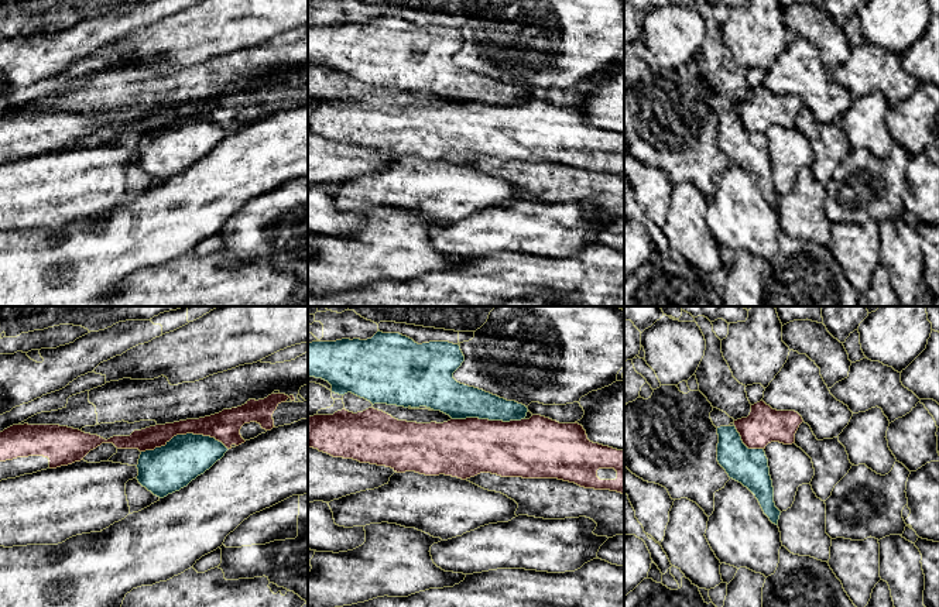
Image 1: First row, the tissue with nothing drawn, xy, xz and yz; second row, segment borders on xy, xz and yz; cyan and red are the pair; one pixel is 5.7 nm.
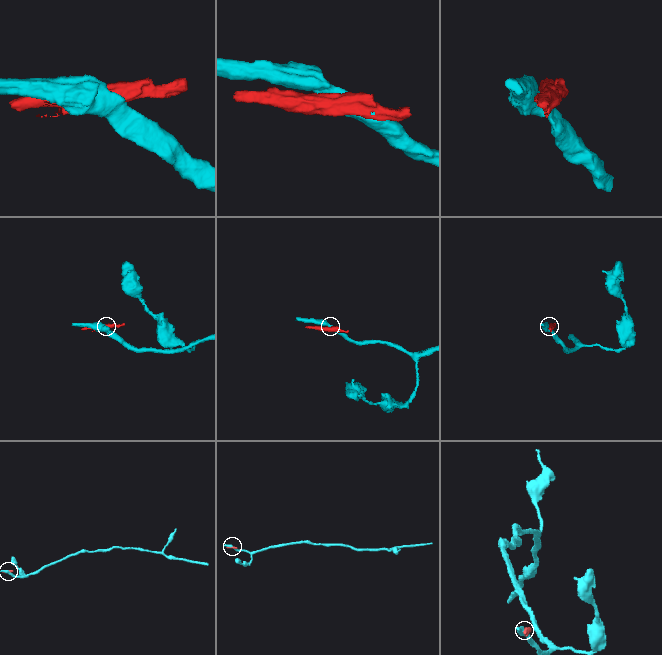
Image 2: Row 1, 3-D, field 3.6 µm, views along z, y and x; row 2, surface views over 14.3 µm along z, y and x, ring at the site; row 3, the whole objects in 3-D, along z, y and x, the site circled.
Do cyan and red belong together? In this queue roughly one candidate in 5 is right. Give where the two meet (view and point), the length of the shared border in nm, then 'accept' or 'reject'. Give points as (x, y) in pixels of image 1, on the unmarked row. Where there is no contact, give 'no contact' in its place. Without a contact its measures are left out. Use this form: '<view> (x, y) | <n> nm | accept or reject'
xy (184, 119) | 500 nm | reject

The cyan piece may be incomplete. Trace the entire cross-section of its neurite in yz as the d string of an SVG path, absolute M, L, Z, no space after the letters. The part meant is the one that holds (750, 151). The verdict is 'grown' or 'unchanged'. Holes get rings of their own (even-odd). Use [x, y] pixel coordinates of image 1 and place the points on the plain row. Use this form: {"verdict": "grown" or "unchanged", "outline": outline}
{"verdict": "unchanged", "outline": "M736 110L717 112L717 145L730 162L747 171L758 184L764 198L778 209L781 195L774 186L774 171L764 133L748 133Z"}

